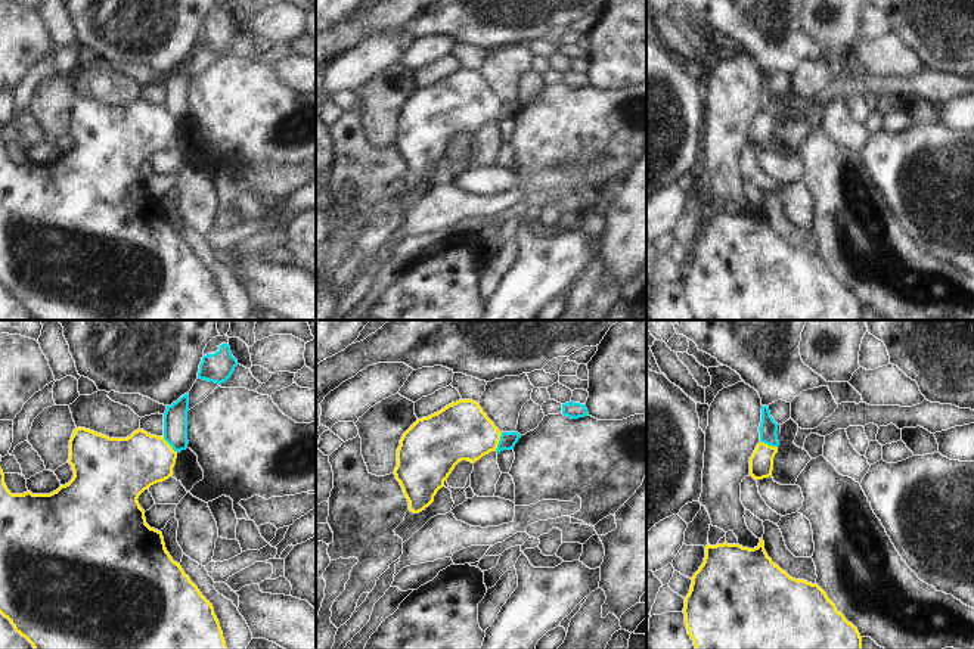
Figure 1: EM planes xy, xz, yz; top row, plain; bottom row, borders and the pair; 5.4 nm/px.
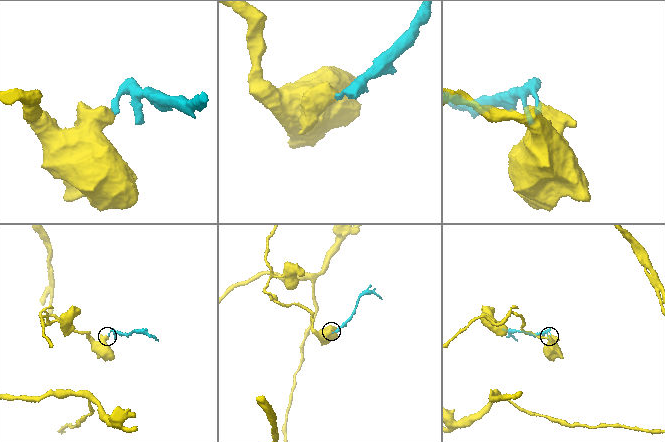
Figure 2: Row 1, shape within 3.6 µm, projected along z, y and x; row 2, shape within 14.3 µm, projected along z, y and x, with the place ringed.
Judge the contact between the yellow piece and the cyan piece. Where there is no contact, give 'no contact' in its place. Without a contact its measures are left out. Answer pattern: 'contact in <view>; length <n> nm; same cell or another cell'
contact in xz; length 110 nm; another cell

